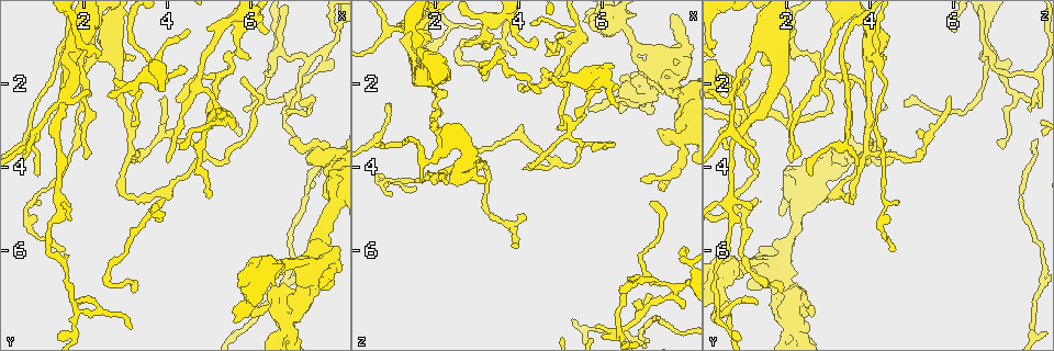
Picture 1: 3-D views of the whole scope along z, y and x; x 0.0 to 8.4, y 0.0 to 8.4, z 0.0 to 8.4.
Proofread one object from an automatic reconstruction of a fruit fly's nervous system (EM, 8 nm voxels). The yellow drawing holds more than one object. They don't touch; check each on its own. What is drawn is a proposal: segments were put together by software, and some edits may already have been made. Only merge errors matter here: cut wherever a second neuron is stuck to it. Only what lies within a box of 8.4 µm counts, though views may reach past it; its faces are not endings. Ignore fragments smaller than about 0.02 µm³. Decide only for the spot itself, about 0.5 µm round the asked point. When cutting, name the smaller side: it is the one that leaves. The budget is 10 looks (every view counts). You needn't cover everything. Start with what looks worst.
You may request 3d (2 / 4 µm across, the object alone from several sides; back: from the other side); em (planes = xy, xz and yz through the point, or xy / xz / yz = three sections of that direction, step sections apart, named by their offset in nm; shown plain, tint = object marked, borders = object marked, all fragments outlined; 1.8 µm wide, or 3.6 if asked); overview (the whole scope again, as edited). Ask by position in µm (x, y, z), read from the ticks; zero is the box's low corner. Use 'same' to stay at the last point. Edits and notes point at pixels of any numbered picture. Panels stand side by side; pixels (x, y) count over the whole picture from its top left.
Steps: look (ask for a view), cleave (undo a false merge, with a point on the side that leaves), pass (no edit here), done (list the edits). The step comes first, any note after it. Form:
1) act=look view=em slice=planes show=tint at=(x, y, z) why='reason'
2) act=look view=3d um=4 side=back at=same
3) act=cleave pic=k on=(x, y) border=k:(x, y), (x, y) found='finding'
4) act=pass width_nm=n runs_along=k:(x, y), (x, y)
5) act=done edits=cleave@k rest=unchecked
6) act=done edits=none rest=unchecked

act=look view=3d um=2 at=(5.20, 2.60, 1.15) why='three-way junction'

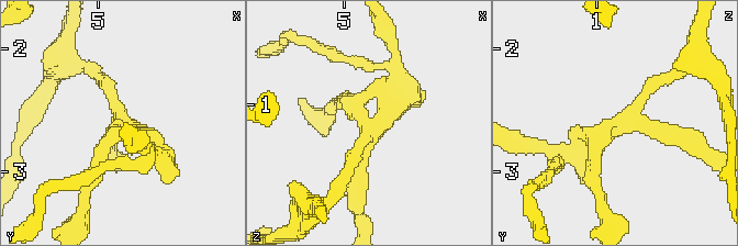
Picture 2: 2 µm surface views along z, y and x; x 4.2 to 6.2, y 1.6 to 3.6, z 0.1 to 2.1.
act=look view=em slice=xz step=8 show=tint at=(5.22, 2.62, 1.16) why='now the EM'

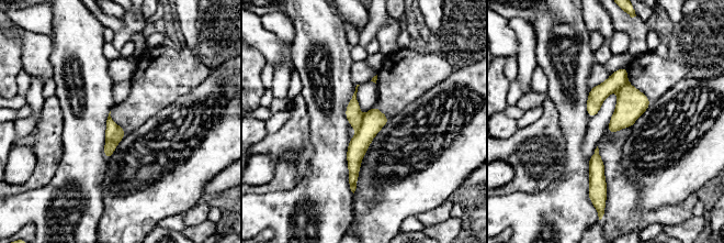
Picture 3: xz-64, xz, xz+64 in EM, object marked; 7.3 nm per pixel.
act=look view=em slice=planes show=borders at=same

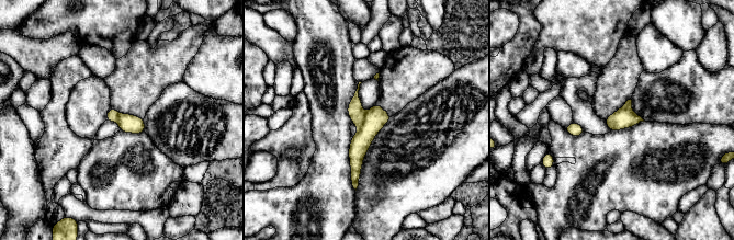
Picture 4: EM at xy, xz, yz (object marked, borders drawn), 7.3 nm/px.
act=pass runs_along=4:(357, 98), (362, 139), (354, 183) found='one neuron here'

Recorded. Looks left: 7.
act=look view=3d um=4 at=(2.15, 0.55, 4.20) why='abrupt turn'

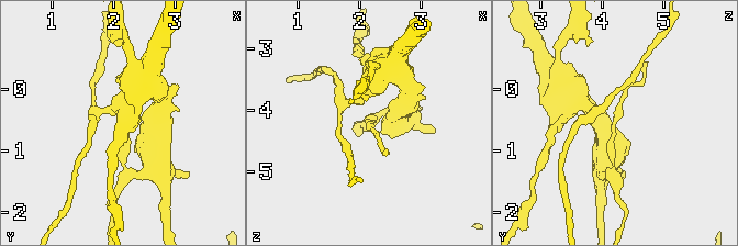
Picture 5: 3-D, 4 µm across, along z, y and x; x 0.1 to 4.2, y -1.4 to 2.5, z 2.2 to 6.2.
act=look view=em slice=xz step=8 show=tint at=(2.20, 0.55, 4.15)

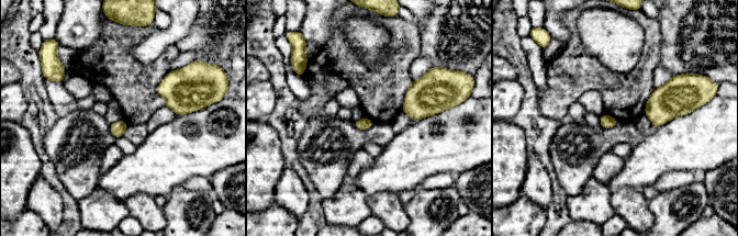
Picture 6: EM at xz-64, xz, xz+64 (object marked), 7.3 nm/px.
act=pass found='all the same neuron'

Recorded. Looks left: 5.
act=look view=3d um=4 at=(3.30, 2.15, 0.65) why='sharp bend'

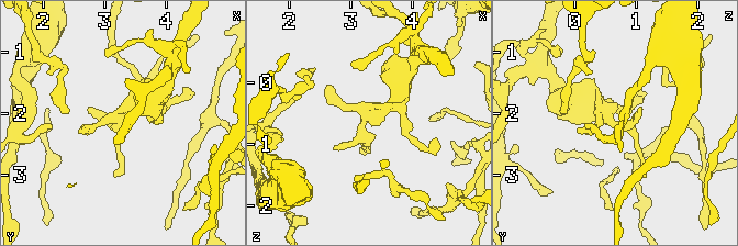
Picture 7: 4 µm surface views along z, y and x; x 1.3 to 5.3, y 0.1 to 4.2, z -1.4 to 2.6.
act=look view=em slice=planes show=borders at=(3.20, 2.15, 0.60) why='shape alone is not enough'

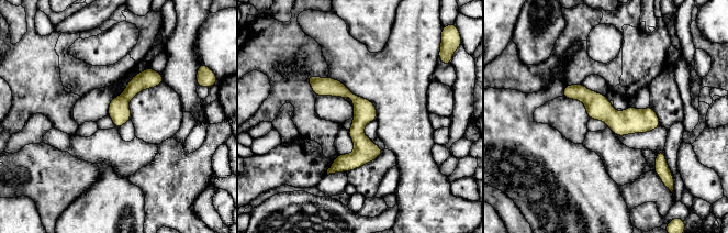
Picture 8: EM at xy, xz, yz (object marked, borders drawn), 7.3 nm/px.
act=pass width_nm=160 found='all the same neuron'

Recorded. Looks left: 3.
act=look view=em um=3.6 slice=planes show=tint at=(7.70, 6.45, 1.40) why='looks like a crossing'

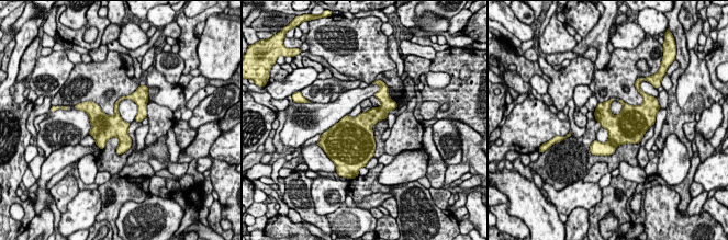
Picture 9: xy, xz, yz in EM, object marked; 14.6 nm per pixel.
act=pass width_nm=320 found='one neuron here'

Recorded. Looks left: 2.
act=done edits=none rest=unchecked

